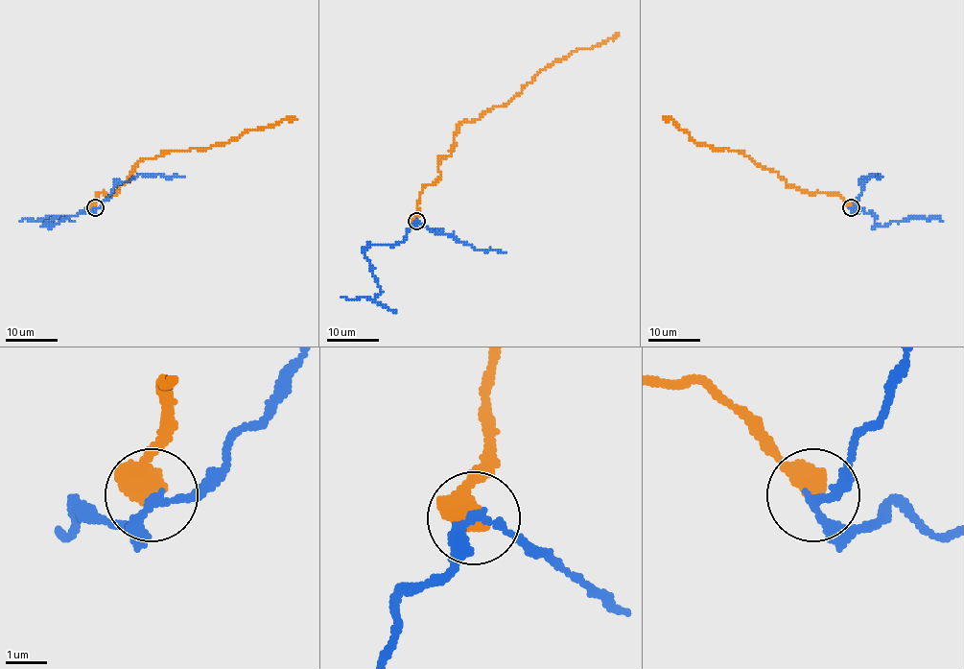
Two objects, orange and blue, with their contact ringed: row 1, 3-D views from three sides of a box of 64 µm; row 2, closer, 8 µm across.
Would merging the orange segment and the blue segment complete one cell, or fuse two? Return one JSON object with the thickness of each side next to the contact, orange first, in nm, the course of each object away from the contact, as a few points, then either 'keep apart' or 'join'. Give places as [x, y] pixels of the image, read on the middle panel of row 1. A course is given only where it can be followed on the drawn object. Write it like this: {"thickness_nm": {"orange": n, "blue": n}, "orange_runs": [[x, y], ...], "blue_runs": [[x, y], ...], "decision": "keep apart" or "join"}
{"thickness_nm": {"orange": 650, "blue": 180}, "orange_runs": [[416, 221], [417, 200], [439, 176], [438, 161], [450, 154], [462, 121], [505, 106], [540, 70], [618, 34]], "blue_runs": [[416, 221], [398, 244], [370, 244], [364, 250], [380, 294], [373, 298], [341, 297]], "decision": "keep apart"}

